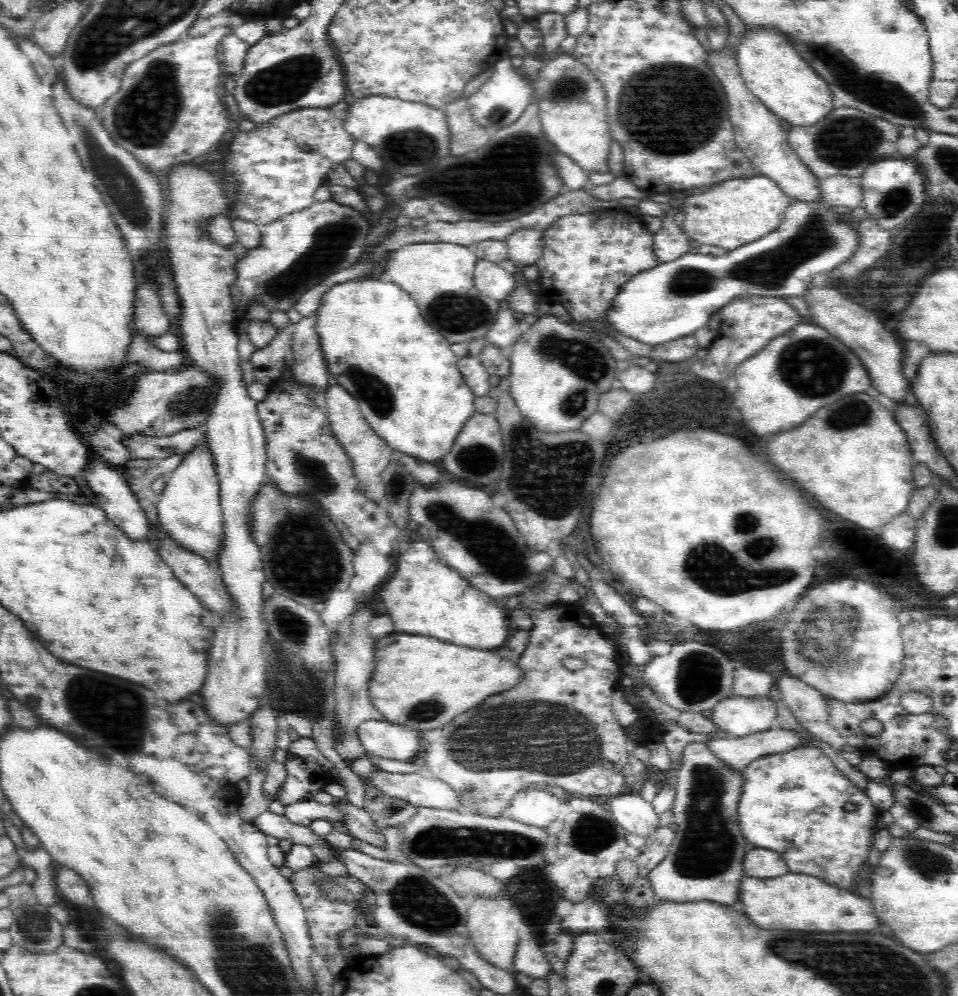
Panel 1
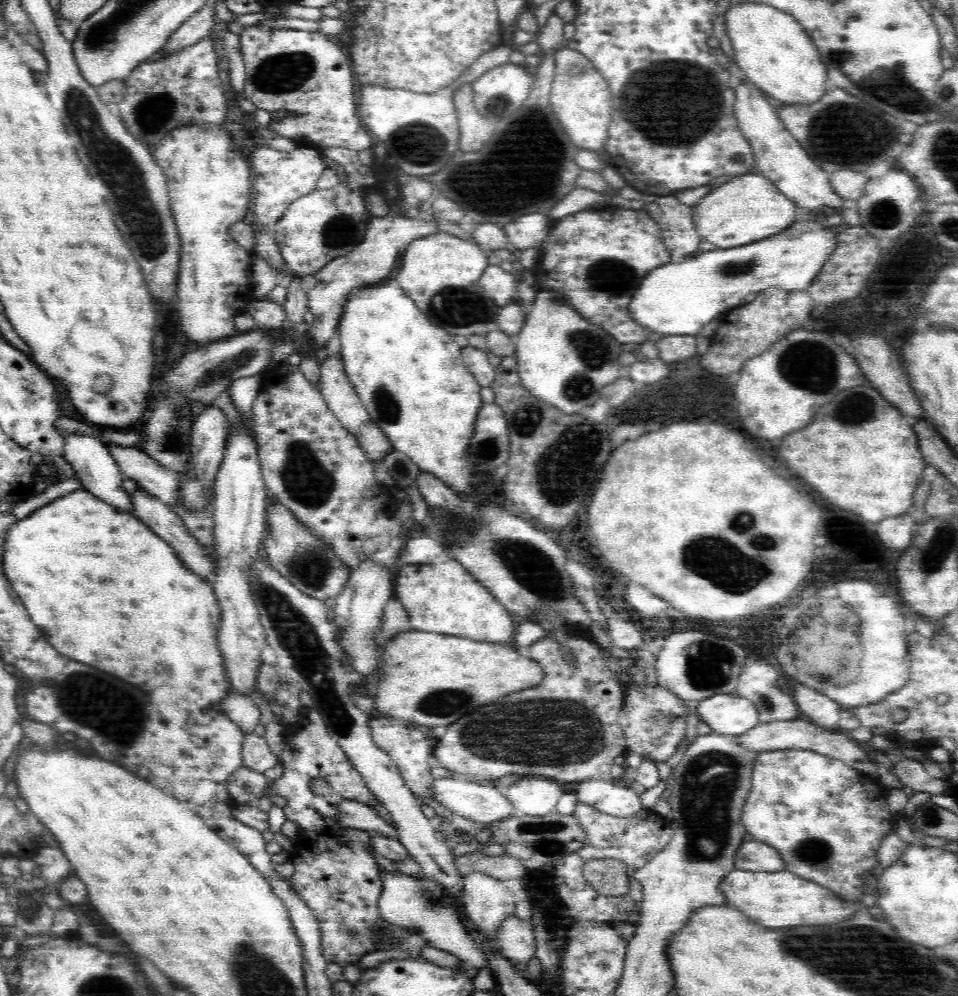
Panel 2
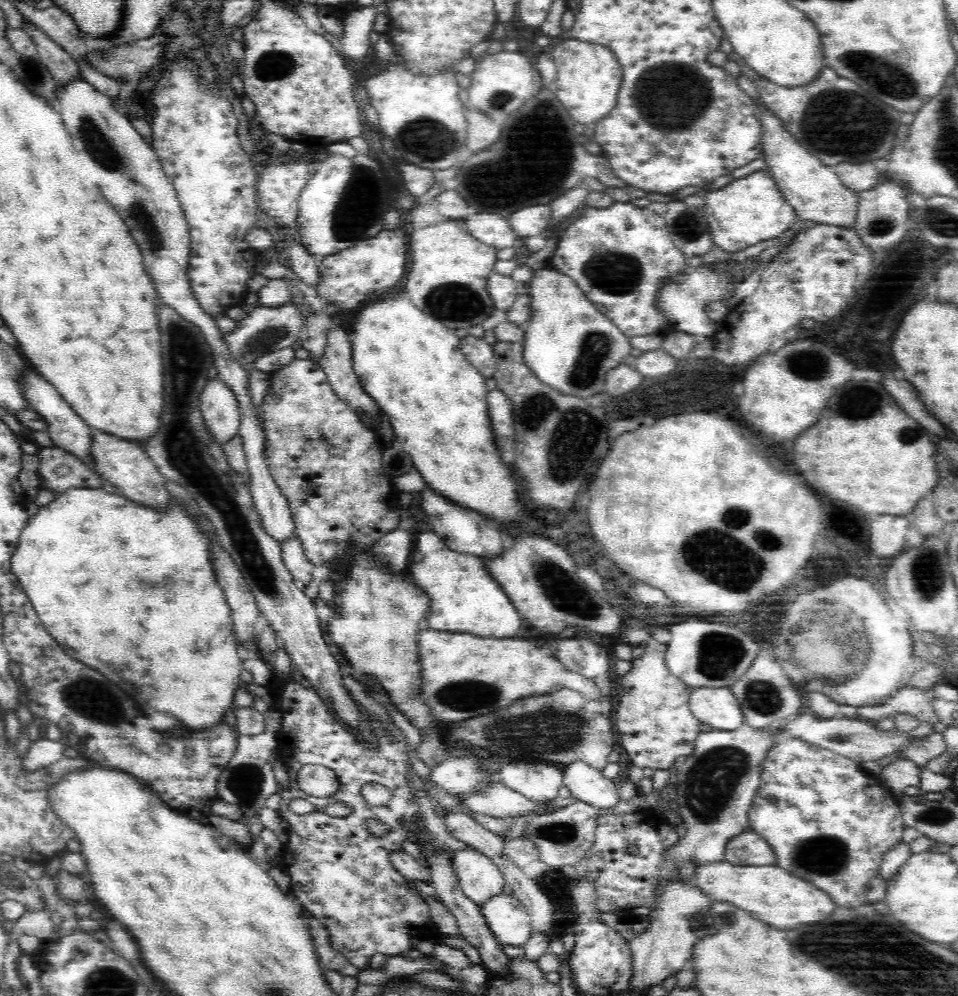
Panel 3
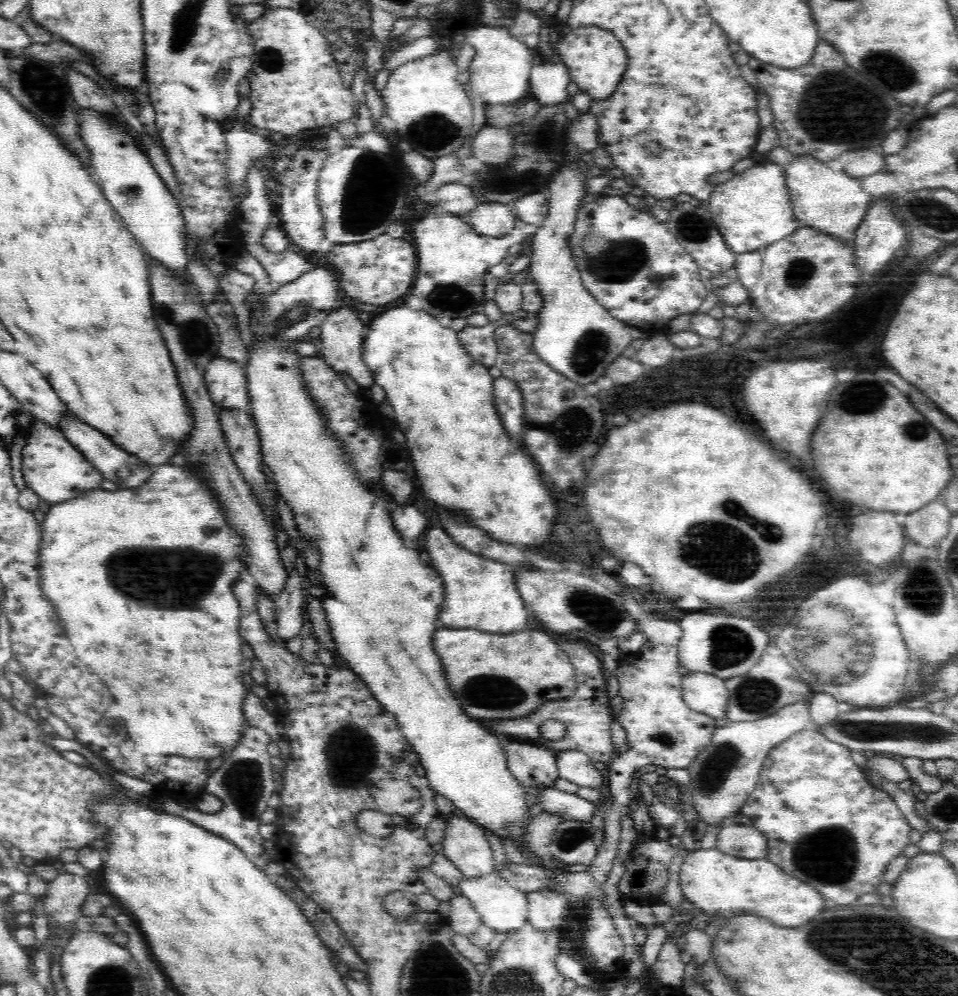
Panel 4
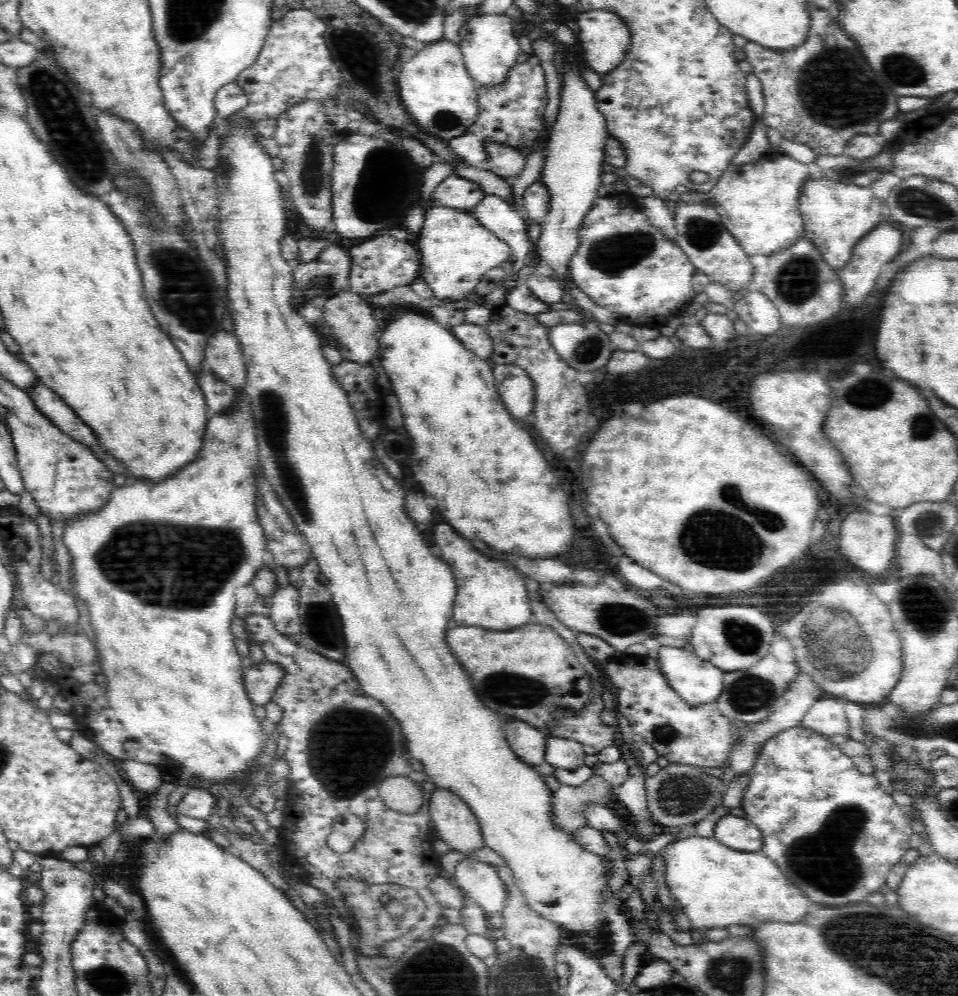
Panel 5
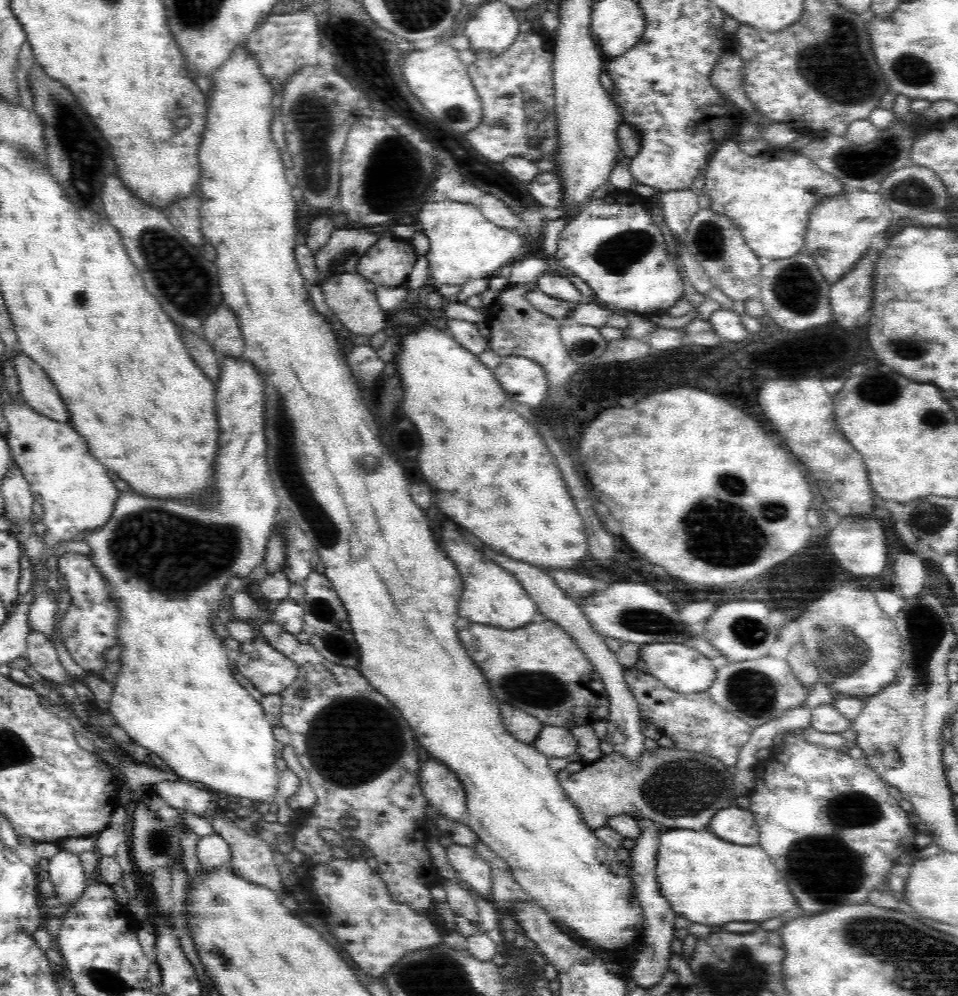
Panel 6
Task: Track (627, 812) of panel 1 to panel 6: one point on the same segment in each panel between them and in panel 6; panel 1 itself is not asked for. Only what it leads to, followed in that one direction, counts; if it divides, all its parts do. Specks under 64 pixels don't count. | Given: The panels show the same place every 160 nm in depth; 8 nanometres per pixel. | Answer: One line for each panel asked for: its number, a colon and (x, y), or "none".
2: (614, 798)
3: (587, 783)
4: (574, 765)
5: (561, 752)
6: (554, 741)

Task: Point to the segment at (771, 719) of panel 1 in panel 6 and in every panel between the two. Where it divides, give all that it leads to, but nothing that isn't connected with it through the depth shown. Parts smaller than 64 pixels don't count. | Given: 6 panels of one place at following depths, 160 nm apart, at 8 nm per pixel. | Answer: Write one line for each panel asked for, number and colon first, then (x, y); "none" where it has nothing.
2: (727, 713)
3: (718, 707)
4: (703, 692)
5: (697, 681)
6: (684, 669)

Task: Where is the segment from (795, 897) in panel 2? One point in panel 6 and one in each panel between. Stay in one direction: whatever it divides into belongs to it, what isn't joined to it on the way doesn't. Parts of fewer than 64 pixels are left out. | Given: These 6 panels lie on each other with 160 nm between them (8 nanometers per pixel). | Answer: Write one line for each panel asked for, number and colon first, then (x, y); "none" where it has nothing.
3: (769, 893)
4: (720, 884)
5: (716, 886)
6: (705, 879)

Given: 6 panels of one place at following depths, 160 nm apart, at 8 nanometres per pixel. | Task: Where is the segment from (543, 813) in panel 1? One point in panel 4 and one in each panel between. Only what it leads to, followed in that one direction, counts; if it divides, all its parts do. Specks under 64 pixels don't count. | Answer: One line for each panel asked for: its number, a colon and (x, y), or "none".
2: (533, 795)
3: (538, 781)
4: (532, 764)

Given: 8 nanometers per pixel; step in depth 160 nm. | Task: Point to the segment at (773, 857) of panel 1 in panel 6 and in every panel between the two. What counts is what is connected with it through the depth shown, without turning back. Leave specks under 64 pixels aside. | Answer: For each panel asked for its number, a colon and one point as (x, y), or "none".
2: (753, 856)
3: (747, 848)
4: (737, 840)
5: (738, 833)
6: (737, 825)

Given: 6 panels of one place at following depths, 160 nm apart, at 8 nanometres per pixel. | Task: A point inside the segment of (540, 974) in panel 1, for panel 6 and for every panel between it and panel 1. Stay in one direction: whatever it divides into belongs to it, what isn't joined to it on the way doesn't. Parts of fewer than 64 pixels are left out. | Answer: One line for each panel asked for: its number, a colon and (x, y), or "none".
2: (517, 938)
3: (504, 914)
4: (501, 906)
5: (481, 883)
6: (474, 871)

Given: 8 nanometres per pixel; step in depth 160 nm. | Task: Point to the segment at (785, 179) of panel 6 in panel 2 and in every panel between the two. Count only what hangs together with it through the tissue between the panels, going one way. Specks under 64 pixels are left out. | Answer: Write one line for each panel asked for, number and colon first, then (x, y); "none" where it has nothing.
2: (749, 208)
3: (750, 209)
4: (752, 210)
5: (758, 202)

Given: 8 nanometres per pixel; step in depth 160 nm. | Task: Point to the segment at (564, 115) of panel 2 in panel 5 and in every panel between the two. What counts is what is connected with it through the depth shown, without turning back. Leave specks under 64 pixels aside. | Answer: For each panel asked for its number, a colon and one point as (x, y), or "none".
3: (589, 75)
4: (595, 58)
5: (605, 37)

